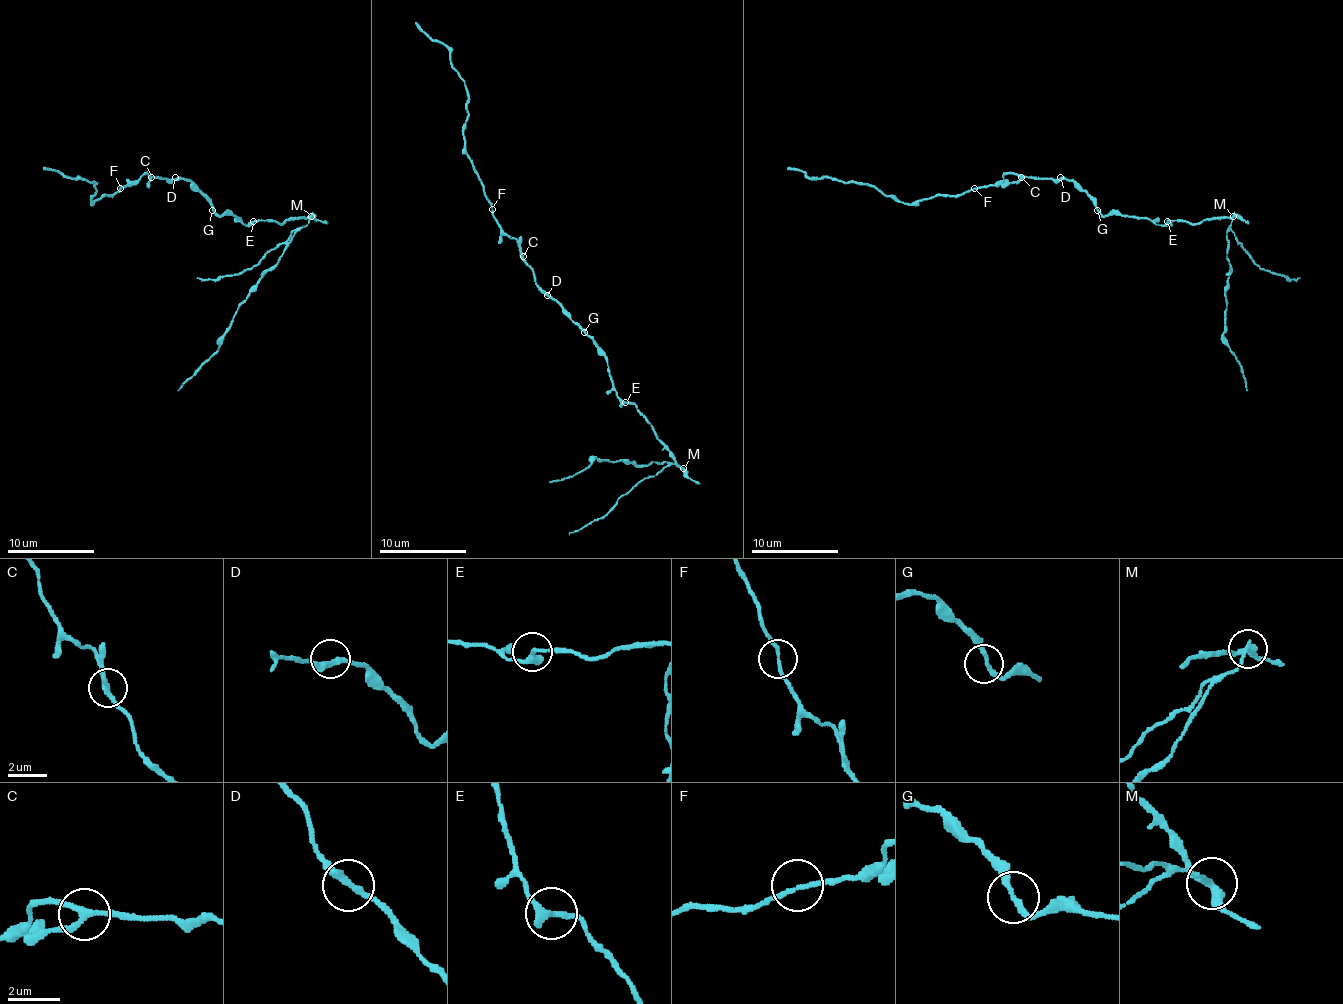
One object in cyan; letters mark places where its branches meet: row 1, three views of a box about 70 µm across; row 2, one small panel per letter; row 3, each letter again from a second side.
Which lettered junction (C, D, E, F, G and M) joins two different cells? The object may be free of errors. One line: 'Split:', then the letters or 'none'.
Split: M

